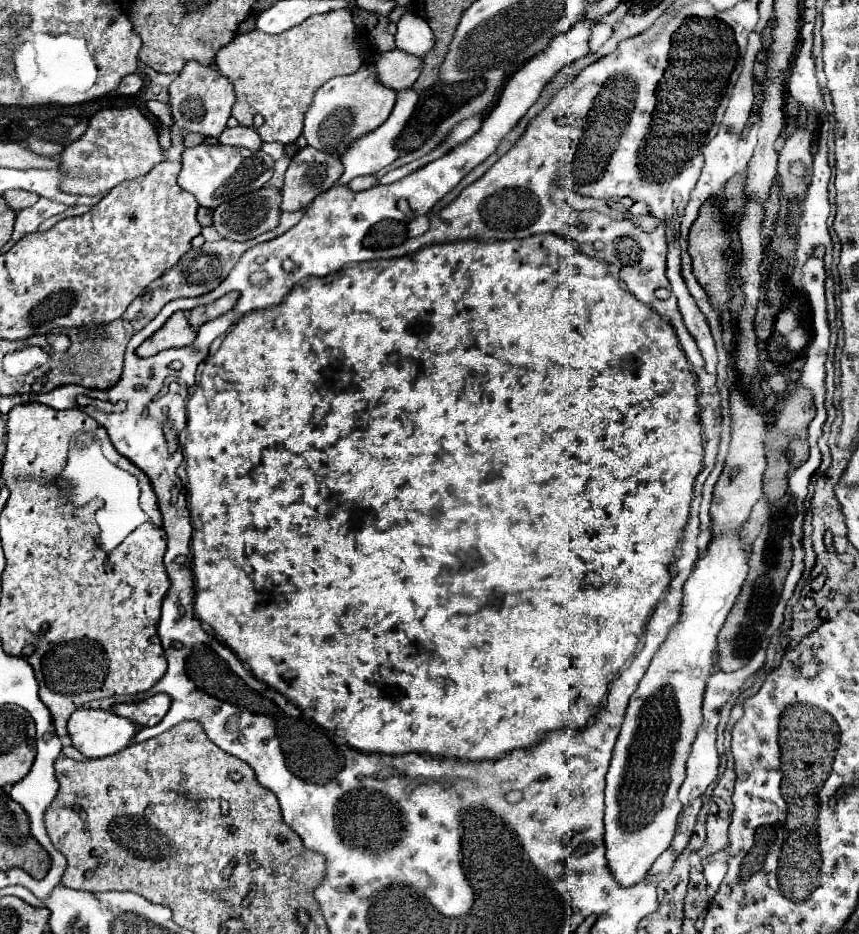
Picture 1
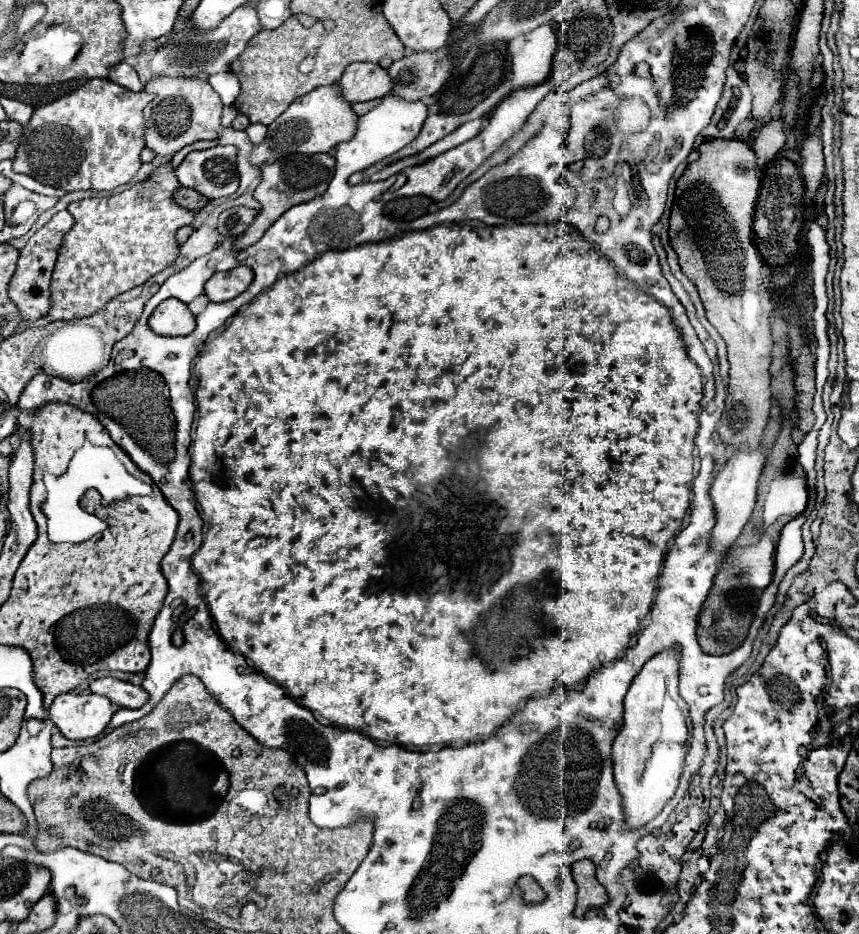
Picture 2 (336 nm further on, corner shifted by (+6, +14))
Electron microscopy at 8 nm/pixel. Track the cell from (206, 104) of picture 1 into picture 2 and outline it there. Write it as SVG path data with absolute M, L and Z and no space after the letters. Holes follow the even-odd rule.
M153 78L145 84L153 100L145 106L145 146L161 158L171 158L183 146L197 140L217 140L221 132L221 98L205 80Z

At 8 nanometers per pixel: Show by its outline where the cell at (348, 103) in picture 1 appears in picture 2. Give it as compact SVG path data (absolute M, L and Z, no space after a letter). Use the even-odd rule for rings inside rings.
M335 84L315 88L309 94L291 102L291 106L275 122L271 122L267 126L267 136L261 144L253 146L249 162L253 166L263 166L263 164L271 164L283 156L289 156L289 154L309 154L311 156L311 154L329 152L339 142L349 140L355 132L355 126L357 126L357 116L351 110L351 106L339 98Z

